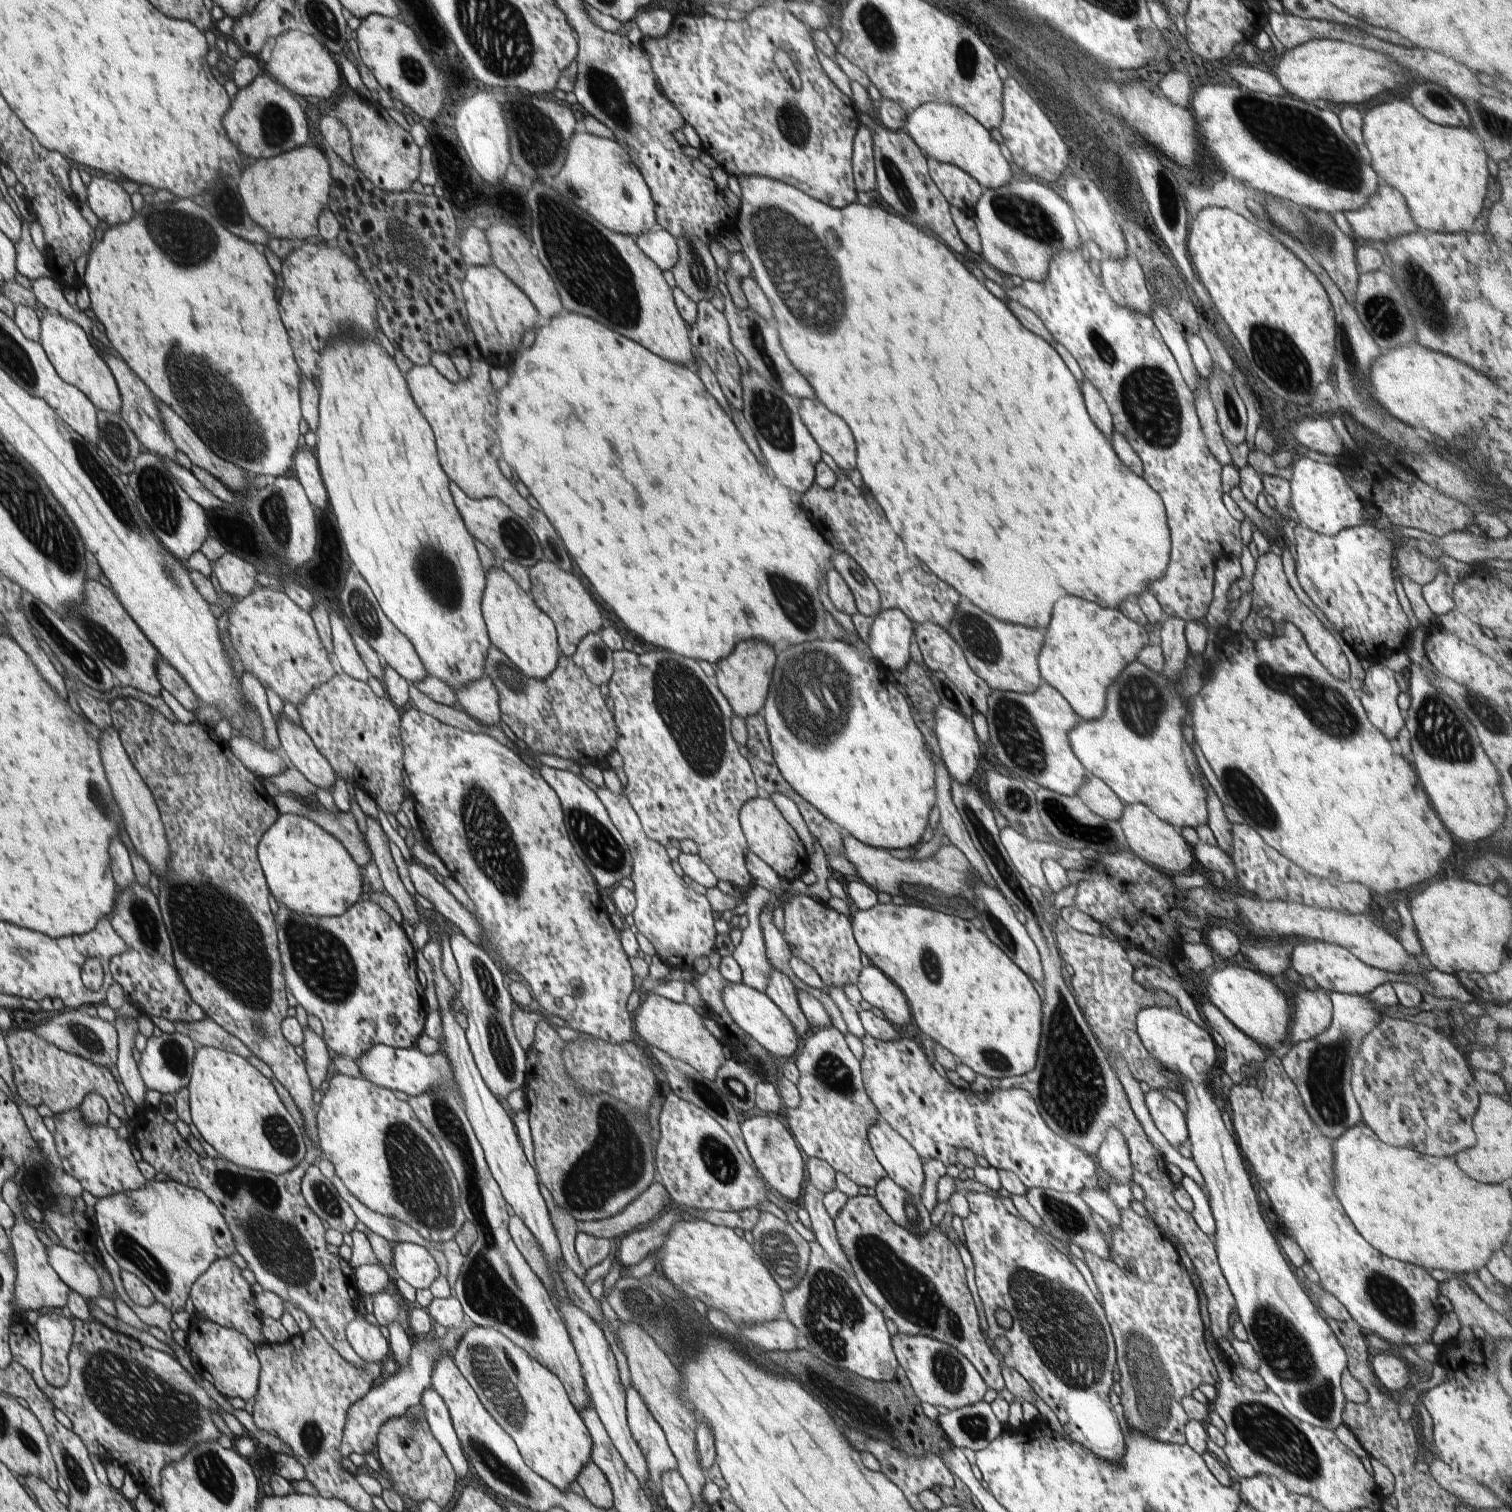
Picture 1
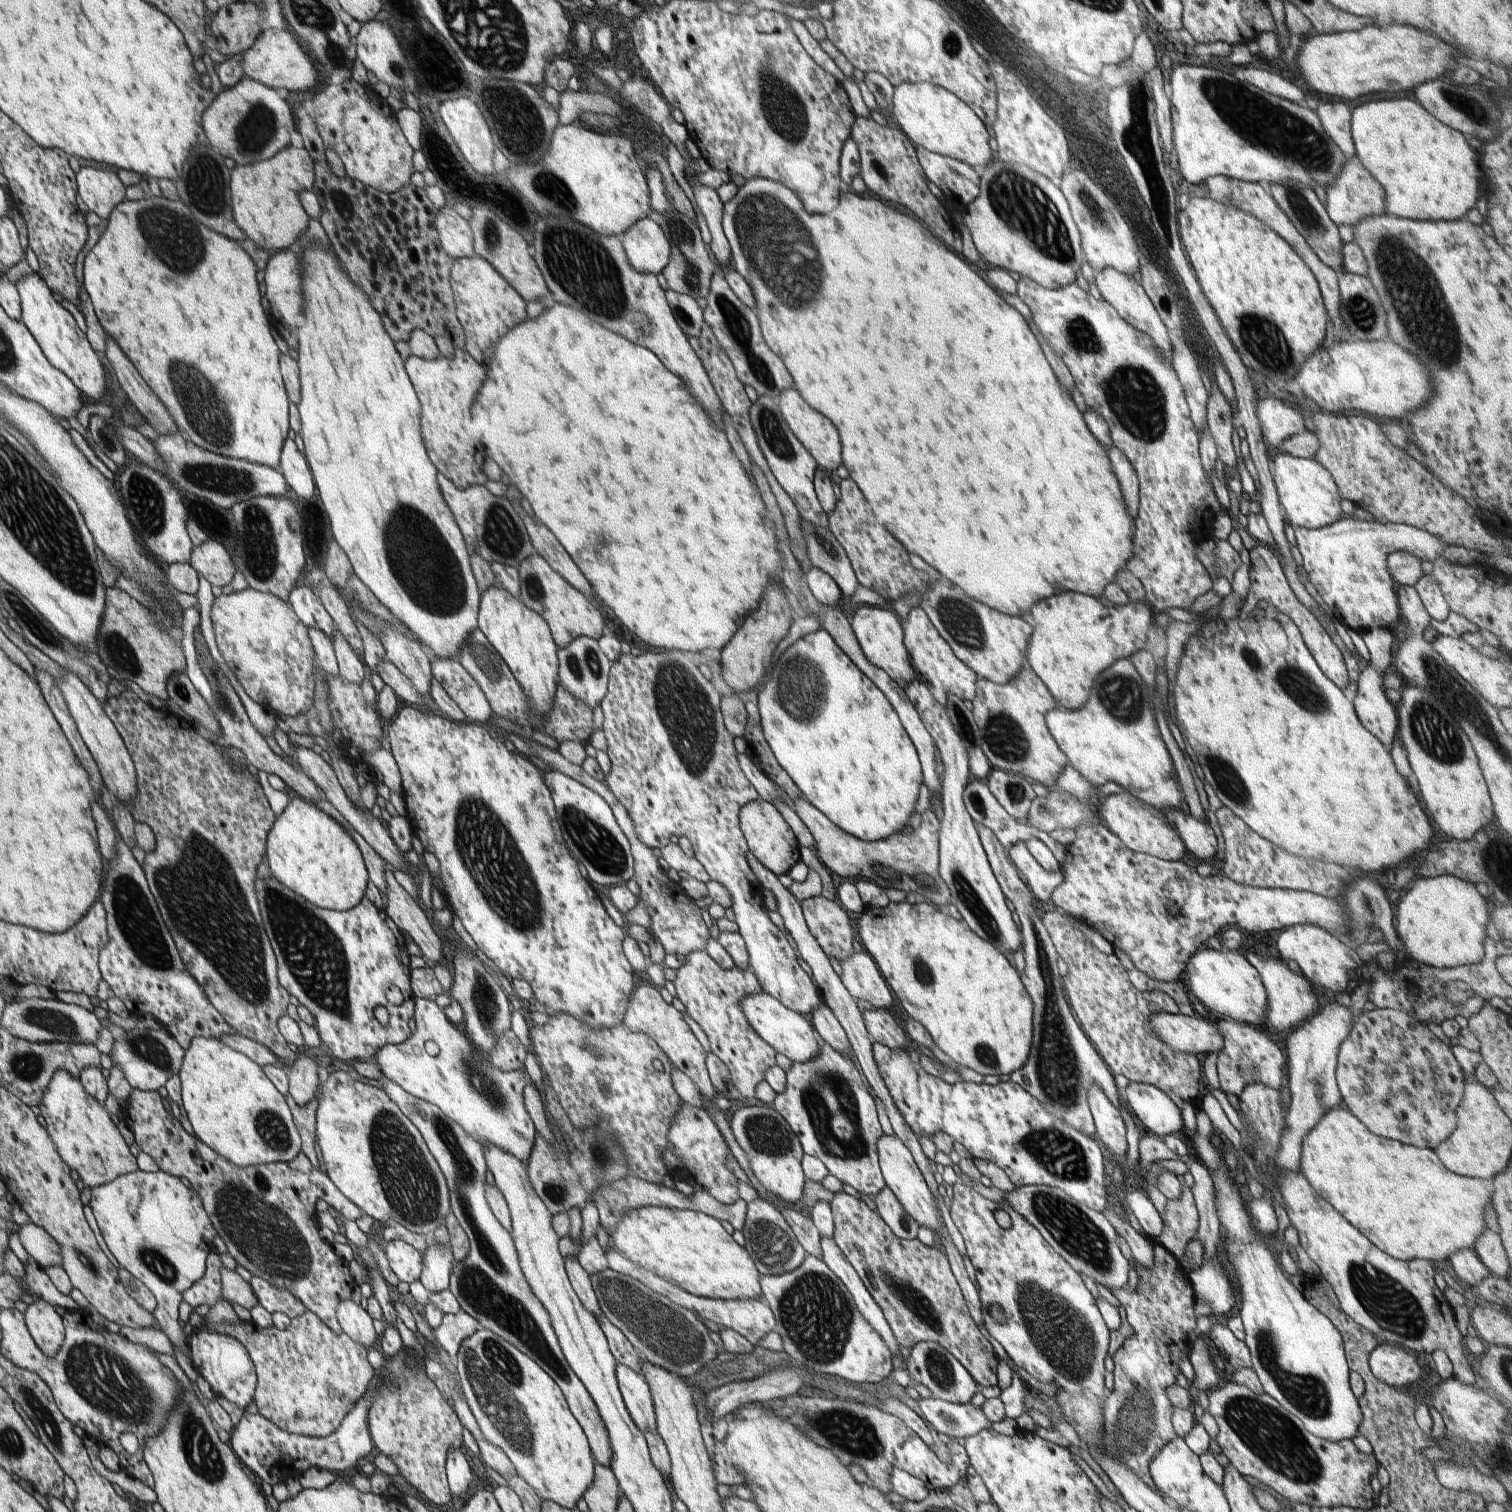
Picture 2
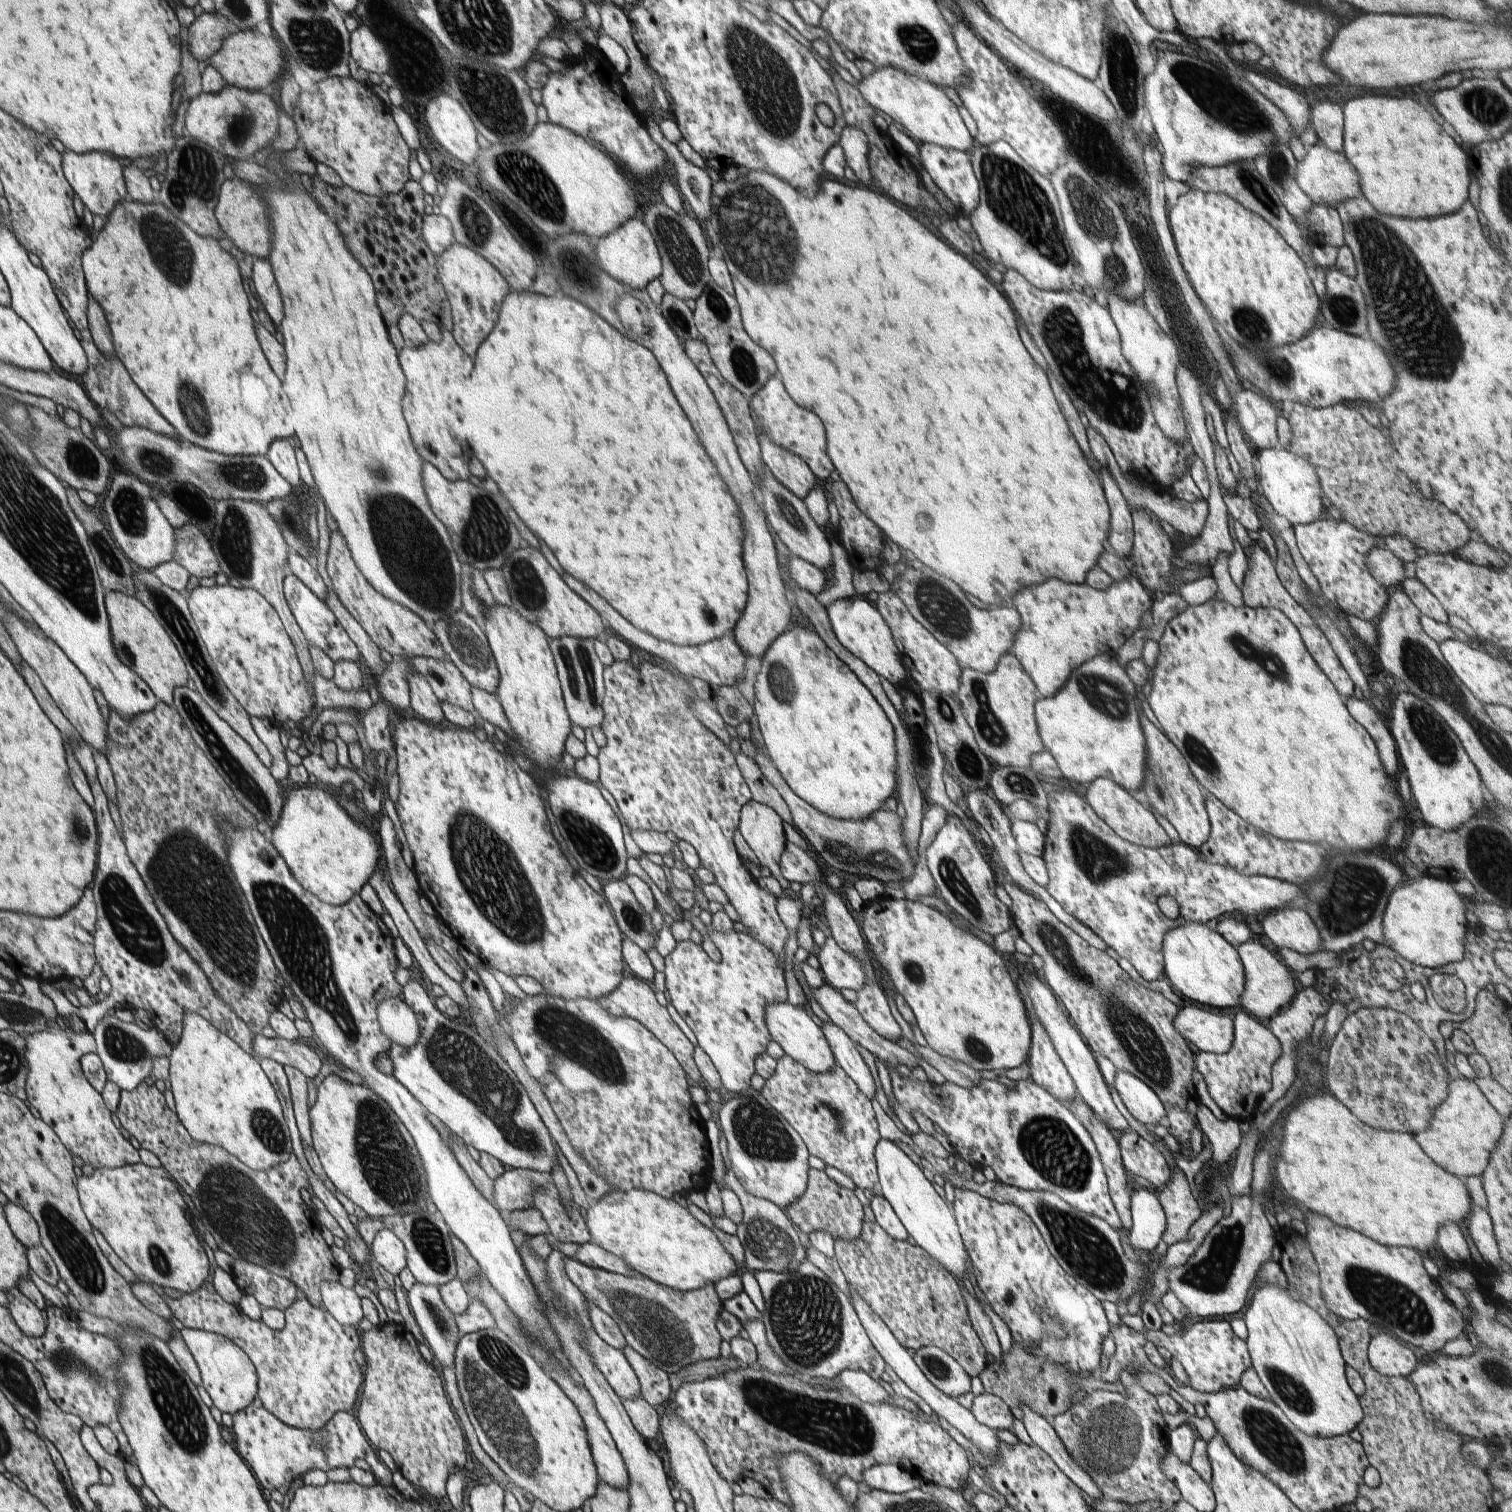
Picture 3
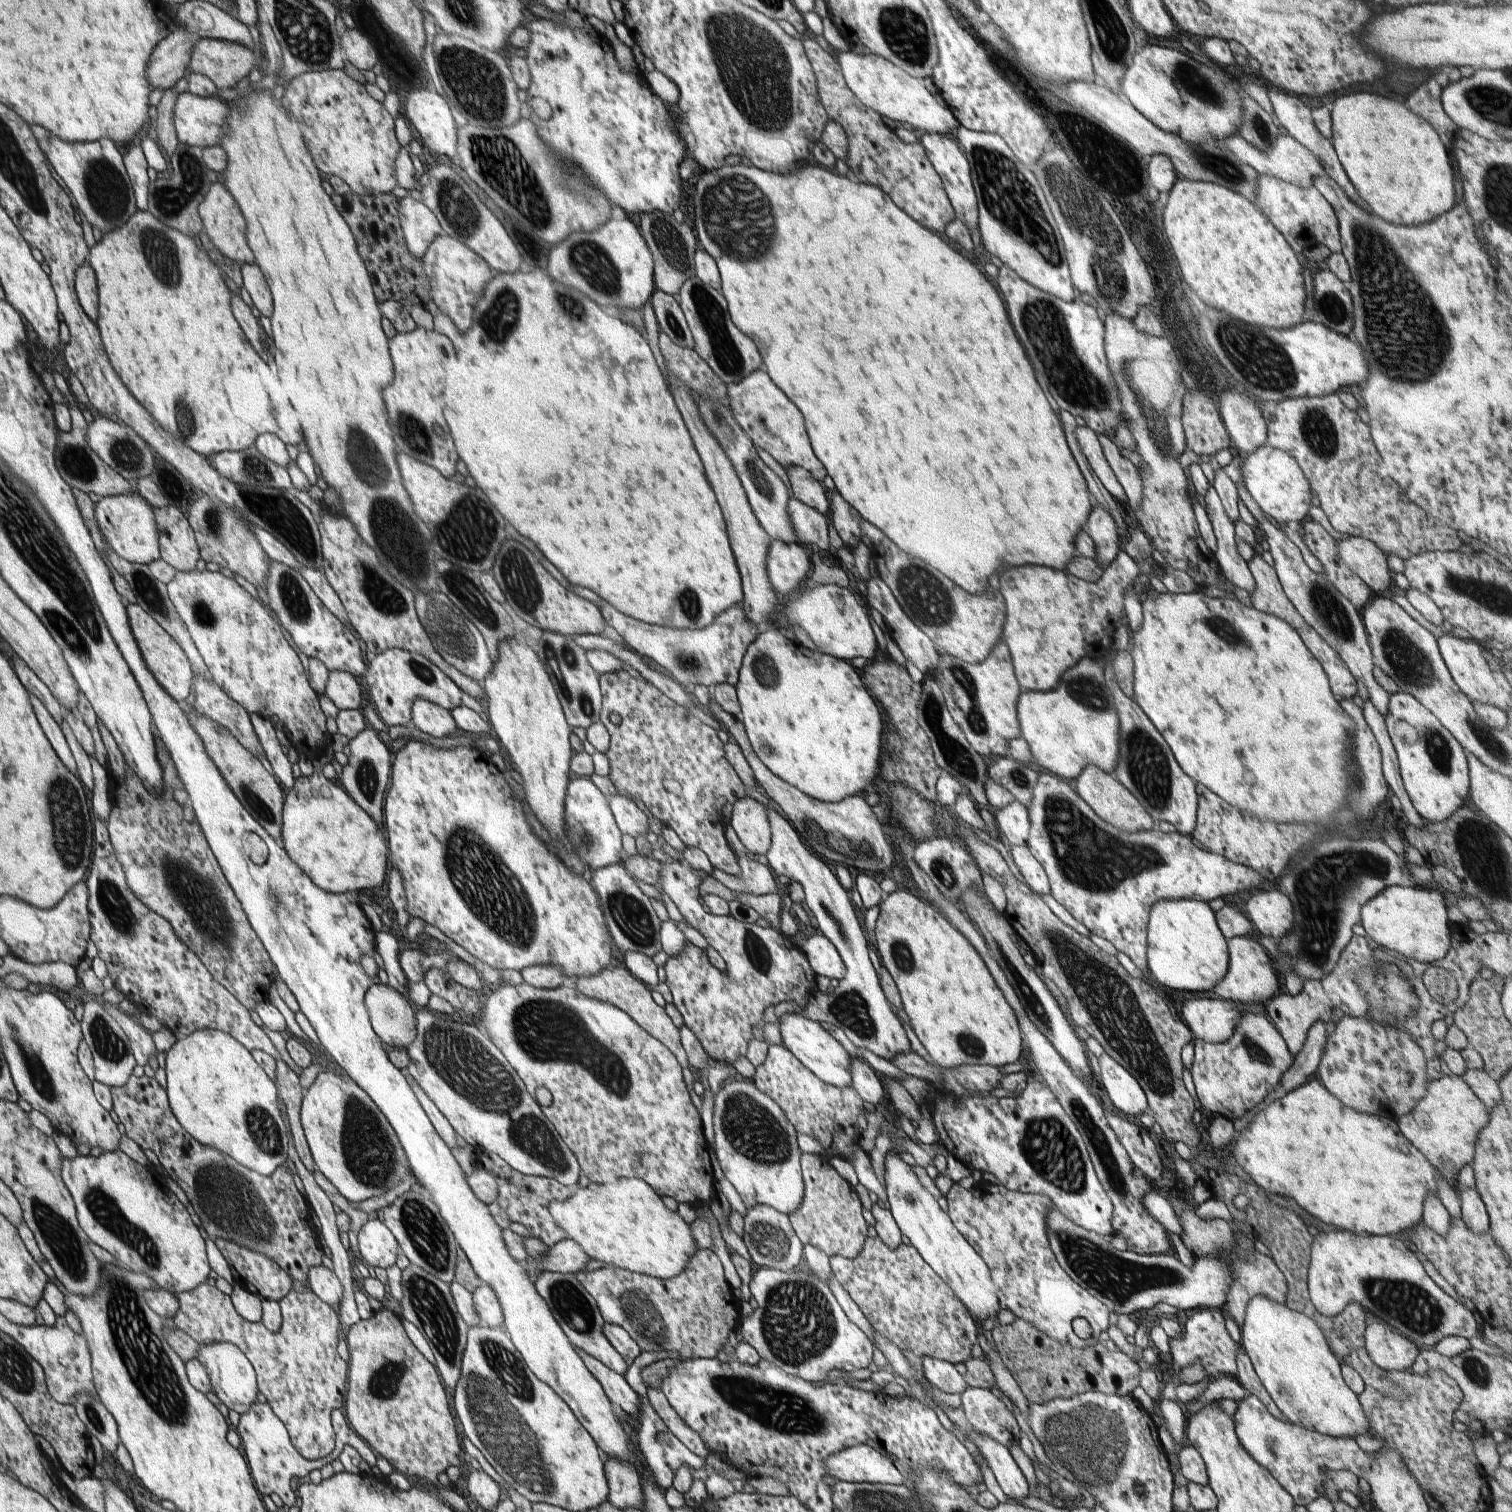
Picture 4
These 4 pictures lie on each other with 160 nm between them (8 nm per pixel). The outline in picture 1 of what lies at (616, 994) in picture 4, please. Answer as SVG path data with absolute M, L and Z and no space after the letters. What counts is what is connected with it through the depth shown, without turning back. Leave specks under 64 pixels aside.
M654 992L645 993L635 1012L634 1022L641 1042L654 1046L674 1060L686 1062L706 1080L715 1081L718 1068L726 1060L722 1052L723 1044L704 1026L702 1016L692 1006L686 1003L677 1004Z

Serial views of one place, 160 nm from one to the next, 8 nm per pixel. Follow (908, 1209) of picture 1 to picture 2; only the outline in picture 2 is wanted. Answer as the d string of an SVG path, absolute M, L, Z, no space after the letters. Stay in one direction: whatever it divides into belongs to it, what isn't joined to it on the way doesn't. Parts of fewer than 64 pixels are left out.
M882 1188L876 1195L876 1212L893 1234L900 1239L917 1238L919 1226L906 1214L890 1188Z

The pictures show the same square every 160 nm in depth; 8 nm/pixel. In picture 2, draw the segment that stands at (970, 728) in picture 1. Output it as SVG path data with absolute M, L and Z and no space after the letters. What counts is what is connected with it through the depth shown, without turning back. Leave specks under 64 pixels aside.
M918 678L912 680L905 689L905 694L914 706L922 724L938 746L944 774L941 782L941 800L944 810L943 820L938 830L938 874L950 891L950 903L958 909L963 921L982 940L990 942L1004 954L1014 953L1022 949L1022 934L1012 919L1012 912L1006 905L1006 898L994 877L986 852L982 847L978 832L966 806L963 793L972 780L968 768L968 754L964 750L960 736L954 730L954 724L948 720L945 706L940 706L926 688L926 684Z

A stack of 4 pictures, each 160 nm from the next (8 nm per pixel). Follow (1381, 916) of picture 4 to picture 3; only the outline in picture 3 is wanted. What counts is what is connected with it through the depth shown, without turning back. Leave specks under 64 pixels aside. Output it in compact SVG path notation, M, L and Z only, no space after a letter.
M1422 875L1422 877L1416 879L1415 881L1405 881L1398 885L1389 896L1389 901L1384 913L1383 918L1383 931L1385 936L1385 946L1390 947L1392 950L1398 952L1404 958L1412 962L1414 966L1420 964L1420 966L1425 966L1429 968L1436 968L1439 966L1444 966L1449 962L1460 962L1465 957L1465 950L1467 944L1467 930L1466 924L1468 920L1466 919L1466 910L1468 909L1468 903L1464 903L1464 898L1455 889L1450 881L1445 881L1430 875Z

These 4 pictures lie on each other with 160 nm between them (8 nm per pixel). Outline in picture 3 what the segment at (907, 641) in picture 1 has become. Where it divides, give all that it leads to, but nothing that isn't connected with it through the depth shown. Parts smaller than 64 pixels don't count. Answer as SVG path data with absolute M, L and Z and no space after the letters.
M857 596L848 597L837 600L826 610L838 640L854 656L857 656L867 667L877 672L882 678L886 678L895 687L907 685L907 668L903 665L903 658L892 636L891 628L872 602Z

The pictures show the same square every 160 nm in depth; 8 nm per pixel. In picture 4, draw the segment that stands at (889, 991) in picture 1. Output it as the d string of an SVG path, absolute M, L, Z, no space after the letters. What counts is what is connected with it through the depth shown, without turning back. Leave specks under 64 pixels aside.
M814 934L804 940L801 948L815 974L822 974L828 978L841 981L846 974L846 967L842 957L834 944L824 935Z

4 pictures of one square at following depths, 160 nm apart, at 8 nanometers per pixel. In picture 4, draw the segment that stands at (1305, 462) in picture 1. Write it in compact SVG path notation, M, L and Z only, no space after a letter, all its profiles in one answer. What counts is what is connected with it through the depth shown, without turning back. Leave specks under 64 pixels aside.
M1264 444L1243 458L1242 474L1247 489L1254 500L1257 500L1262 512L1265 512L1268 518L1274 518L1281 526L1291 524L1299 527L1309 515L1308 510L1313 506L1314 494L1304 471L1290 453Z

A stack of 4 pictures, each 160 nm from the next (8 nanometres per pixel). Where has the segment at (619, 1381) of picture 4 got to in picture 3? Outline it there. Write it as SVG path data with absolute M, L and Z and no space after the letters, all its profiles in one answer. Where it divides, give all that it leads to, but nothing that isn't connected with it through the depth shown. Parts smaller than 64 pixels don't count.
M640 1396L638 1399L622 1399L623 1404L630 1416L634 1425L638 1428L638 1432L641 1433L643 1437L646 1437L652 1442L660 1443L660 1427L659 1427L659 1417L661 1410L649 1405Z

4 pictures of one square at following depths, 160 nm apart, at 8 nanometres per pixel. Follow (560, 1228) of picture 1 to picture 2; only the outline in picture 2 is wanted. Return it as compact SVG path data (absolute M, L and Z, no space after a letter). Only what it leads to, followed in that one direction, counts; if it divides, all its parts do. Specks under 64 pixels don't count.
M576 1257L565 1258L565 1269L568 1270L570 1284L573 1284L574 1292L581 1298L582 1304L589 1310L590 1314L598 1321L598 1316L602 1314L596 1294L590 1284L590 1274L580 1266Z

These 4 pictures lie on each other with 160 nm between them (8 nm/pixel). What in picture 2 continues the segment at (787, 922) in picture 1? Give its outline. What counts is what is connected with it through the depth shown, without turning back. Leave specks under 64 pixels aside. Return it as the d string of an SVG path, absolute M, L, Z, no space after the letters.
M822 896L804 899L800 906L812 937L828 958L840 961L854 954L854 930L846 910Z

